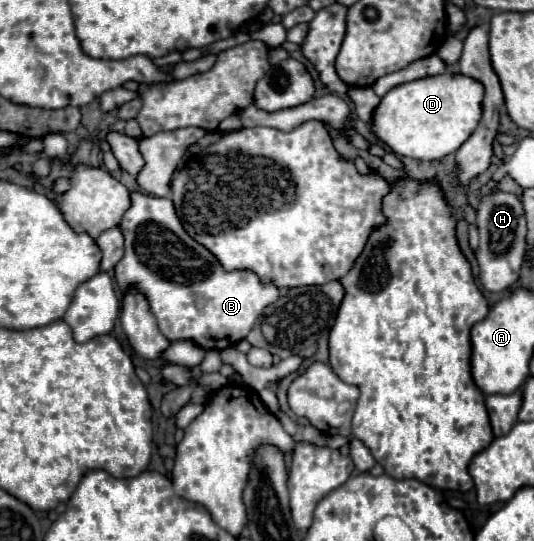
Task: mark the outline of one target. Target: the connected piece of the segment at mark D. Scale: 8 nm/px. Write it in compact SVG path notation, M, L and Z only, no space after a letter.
M441 74L413 80L389 90L377 104L371 130L379 142L389 146L395 154L419 160L443 158L471 136L481 120L483 86L463 74Z

